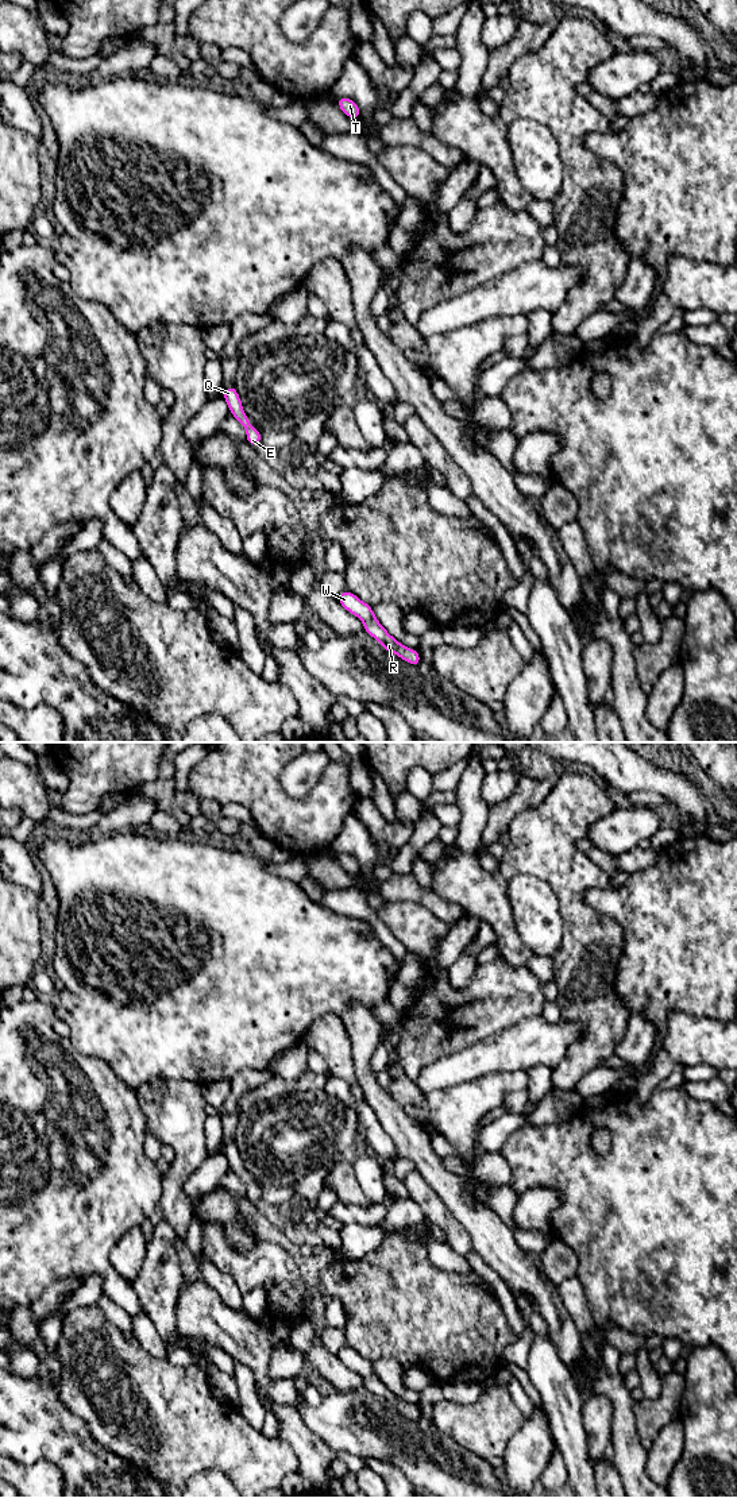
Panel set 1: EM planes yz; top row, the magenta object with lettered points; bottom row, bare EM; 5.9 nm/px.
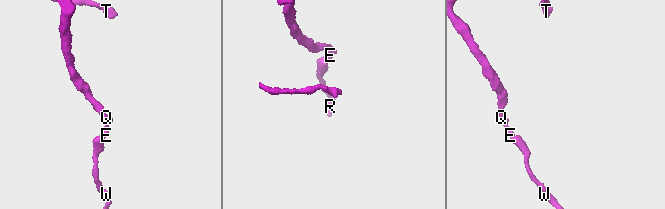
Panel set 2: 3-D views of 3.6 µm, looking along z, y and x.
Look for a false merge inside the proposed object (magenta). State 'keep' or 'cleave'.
keep

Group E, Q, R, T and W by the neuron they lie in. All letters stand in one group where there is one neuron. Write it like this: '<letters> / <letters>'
E Q R T W

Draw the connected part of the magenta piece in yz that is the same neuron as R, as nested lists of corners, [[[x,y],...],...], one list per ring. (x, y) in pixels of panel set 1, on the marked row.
[[[343,590],[337,598],[339,603],[351,614],[358,617],[364,625],[364,633],[374,637],[389,653],[400,656],[404,661],[412,665],[420,665],[420,653],[400,644],[387,630],[379,623],[370,605],[360,601],[355,594]]]

